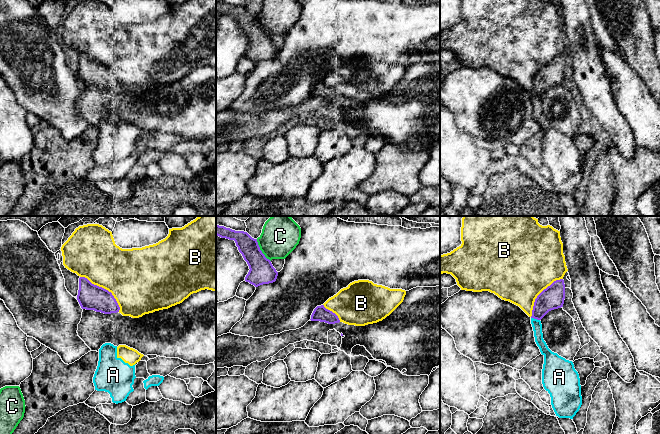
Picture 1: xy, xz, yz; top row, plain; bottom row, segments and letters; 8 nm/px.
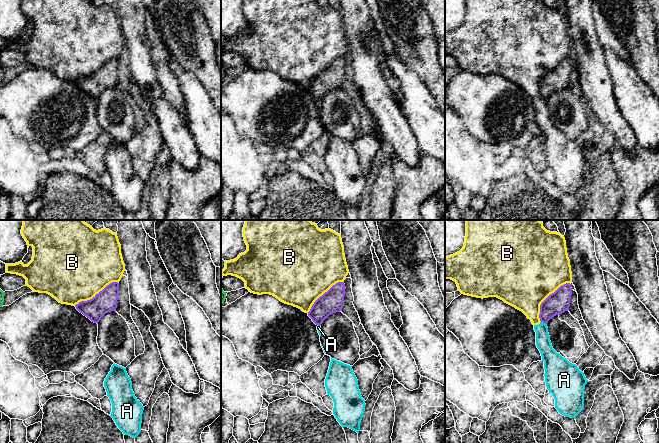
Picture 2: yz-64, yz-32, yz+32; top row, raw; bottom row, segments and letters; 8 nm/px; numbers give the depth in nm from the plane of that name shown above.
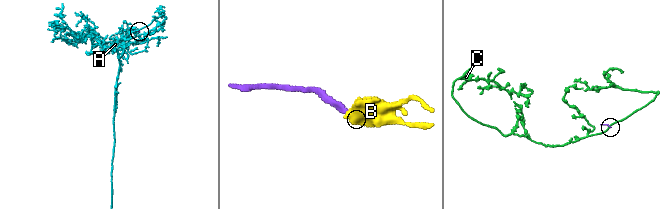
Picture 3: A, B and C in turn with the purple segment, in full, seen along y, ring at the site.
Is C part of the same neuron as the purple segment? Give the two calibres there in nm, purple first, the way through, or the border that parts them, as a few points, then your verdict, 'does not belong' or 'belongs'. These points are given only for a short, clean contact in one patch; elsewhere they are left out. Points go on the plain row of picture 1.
calibres 190 and 280 nm; does not belong

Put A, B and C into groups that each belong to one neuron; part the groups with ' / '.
A B / C

